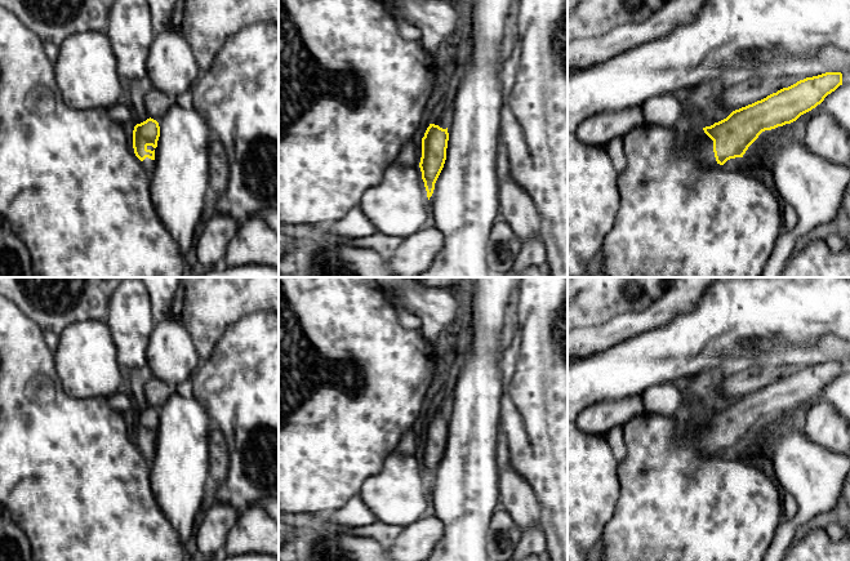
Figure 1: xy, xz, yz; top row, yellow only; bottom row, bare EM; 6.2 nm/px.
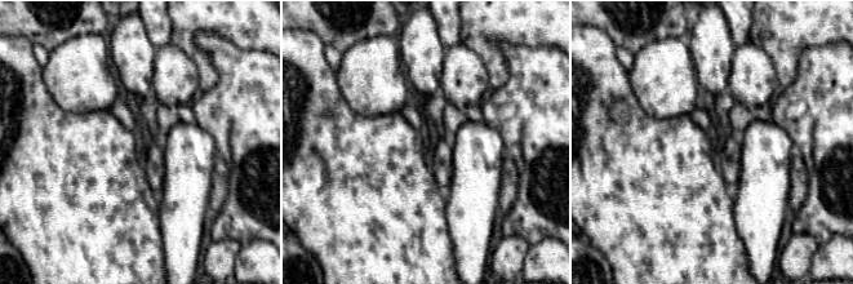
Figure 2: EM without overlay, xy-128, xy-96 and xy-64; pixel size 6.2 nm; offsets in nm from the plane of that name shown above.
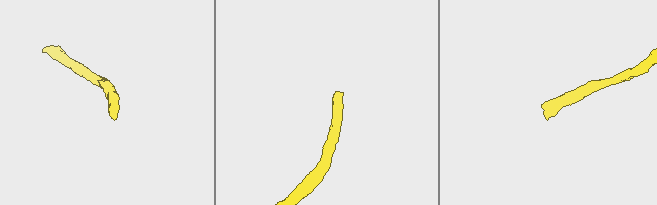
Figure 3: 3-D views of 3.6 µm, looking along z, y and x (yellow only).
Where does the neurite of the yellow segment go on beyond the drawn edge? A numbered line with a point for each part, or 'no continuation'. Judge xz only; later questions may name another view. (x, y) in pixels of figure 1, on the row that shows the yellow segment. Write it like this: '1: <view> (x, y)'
1: xz (441, 121)

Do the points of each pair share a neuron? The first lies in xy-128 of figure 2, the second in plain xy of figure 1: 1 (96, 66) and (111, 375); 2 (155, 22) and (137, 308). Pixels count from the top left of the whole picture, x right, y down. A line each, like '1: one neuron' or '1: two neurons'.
1: one neuron
2: two neurons

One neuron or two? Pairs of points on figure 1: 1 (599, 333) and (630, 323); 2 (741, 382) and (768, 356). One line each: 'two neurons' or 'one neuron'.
1: one neuron
2: two neurons

